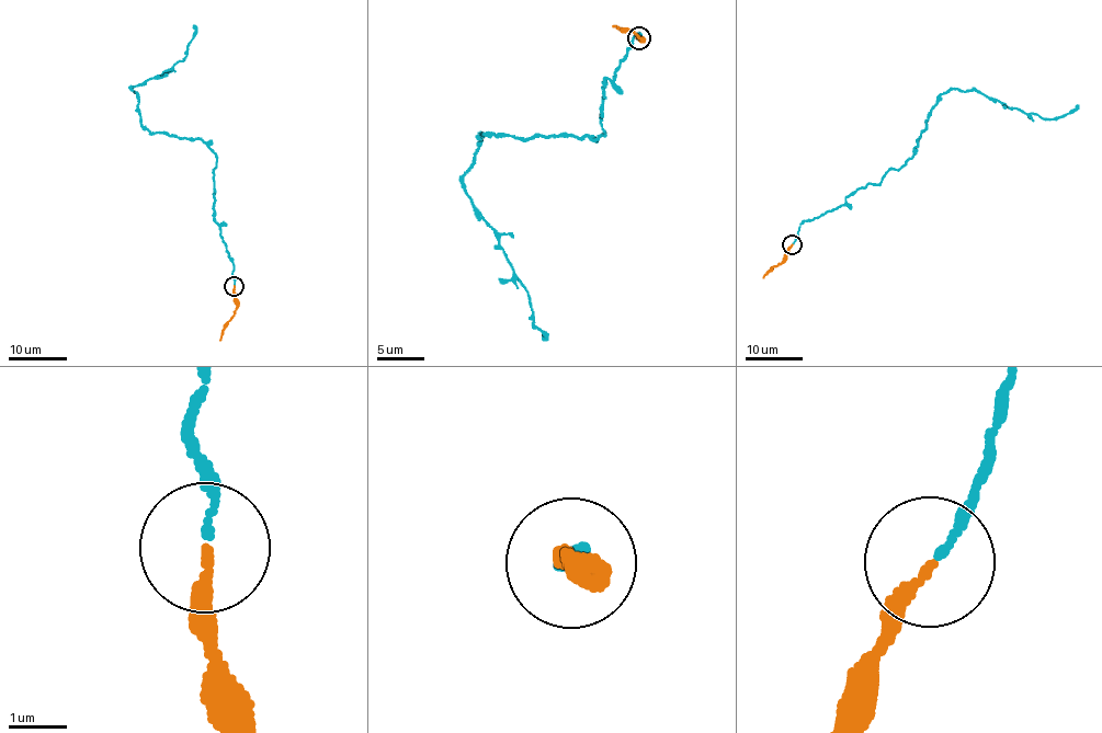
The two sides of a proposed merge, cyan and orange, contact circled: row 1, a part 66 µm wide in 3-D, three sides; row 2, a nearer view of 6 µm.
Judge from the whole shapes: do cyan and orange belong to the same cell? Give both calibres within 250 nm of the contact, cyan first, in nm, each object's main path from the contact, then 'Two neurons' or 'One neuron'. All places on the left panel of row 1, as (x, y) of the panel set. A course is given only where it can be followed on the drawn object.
Thickness 140 nm (cyan) against 190 nm. Course of cyan: (234, 284), (233, 264), (214, 217), (216, 157), (200, 139), (148, 132), (132, 86), (183, 60), (193, 25). Course of orange: (234, 286), (237, 308), (219, 340). Two neurons

